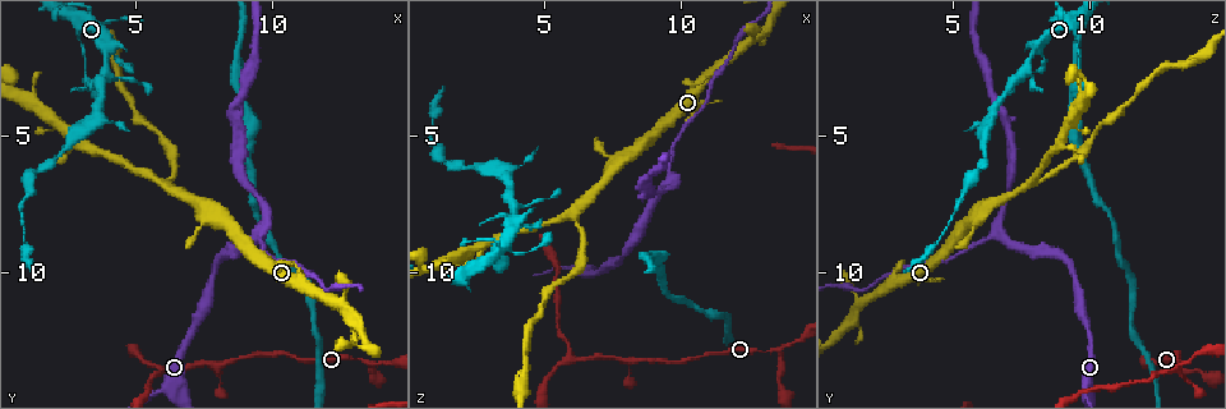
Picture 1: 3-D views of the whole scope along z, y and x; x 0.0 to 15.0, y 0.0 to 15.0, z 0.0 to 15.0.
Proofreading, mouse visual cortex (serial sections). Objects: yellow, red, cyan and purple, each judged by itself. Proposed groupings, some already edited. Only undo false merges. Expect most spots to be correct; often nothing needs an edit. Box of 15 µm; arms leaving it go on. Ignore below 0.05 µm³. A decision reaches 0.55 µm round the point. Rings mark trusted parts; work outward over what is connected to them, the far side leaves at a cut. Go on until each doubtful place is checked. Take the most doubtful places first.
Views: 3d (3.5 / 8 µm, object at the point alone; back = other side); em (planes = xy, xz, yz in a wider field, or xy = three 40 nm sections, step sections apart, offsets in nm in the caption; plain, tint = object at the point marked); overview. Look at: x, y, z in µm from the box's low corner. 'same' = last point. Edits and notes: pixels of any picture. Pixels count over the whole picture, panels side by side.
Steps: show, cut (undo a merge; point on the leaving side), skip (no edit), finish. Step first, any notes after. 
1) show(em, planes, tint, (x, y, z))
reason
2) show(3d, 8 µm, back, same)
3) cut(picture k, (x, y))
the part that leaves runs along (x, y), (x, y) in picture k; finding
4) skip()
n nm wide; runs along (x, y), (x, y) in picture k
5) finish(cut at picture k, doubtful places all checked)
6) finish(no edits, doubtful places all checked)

show(3d, 3.5 µm, (13.5, 13.4, 12.8))
calibre changes

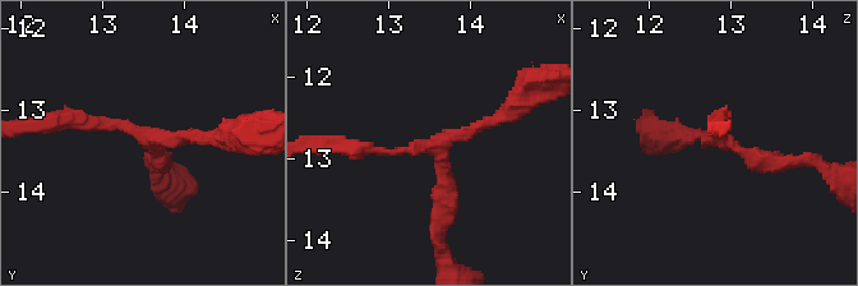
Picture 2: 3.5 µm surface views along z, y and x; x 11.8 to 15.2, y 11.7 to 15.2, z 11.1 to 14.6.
skip()
runs along (355, 151), (441, 153), (437, 220) in picture 2; one cell here

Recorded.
show(3d, 3.5 µm, (8.1, 13.4, 13.3))
thin neck

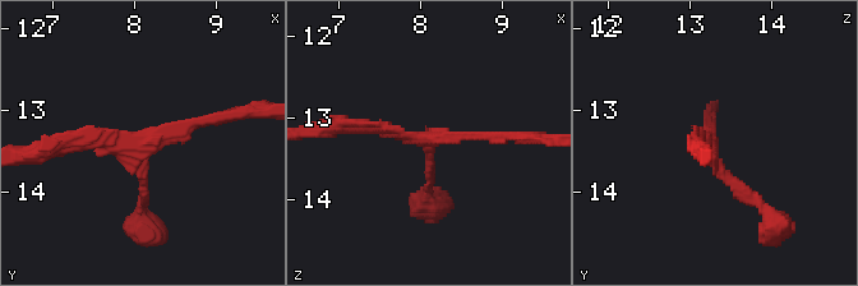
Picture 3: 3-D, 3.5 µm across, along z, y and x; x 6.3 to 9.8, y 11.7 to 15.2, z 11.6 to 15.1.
show(em, xy, step 1, tint, (8.10, 13.40, 13.25))
3 arms; arms of 150, 150, 150 nm; shape alone is not enough

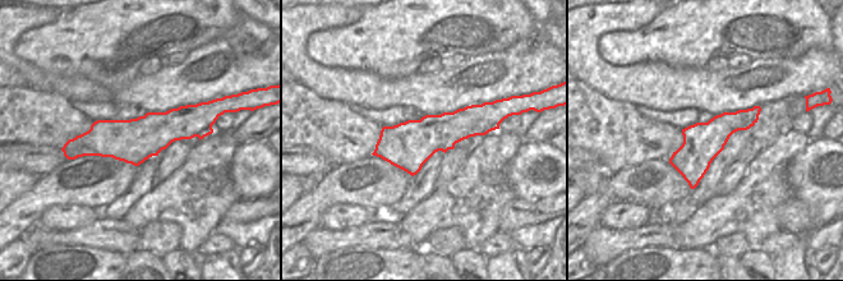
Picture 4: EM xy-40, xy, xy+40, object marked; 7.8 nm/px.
skip()
all the same cell

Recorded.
show(3d, 8 µm, (6.2, 13.5, 13.1))
abrupt turn

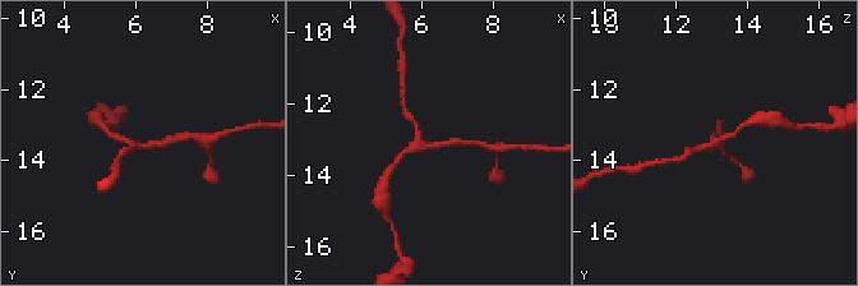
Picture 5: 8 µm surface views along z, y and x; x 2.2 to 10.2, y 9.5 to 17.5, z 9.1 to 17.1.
show(em, xy, step 1, tint, (6.2, 13.6, 13.2))
3 arms; arms of 150, 200, 200 nm

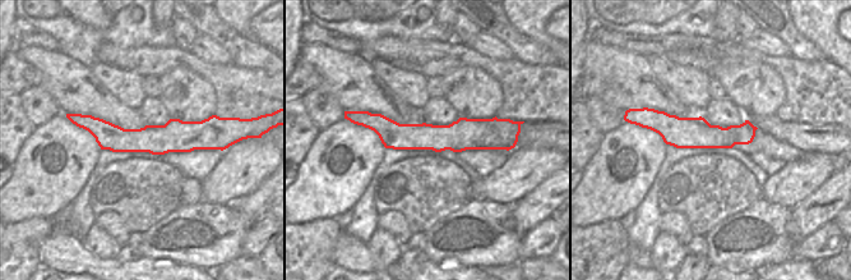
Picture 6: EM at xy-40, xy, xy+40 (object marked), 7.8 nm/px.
skip()
runs along (79, 119), (115, 138), (208, 133) in picture 6; one cell here

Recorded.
show(3d, 8 µm, (6.2, 6.8, 7.7))
three arms meet

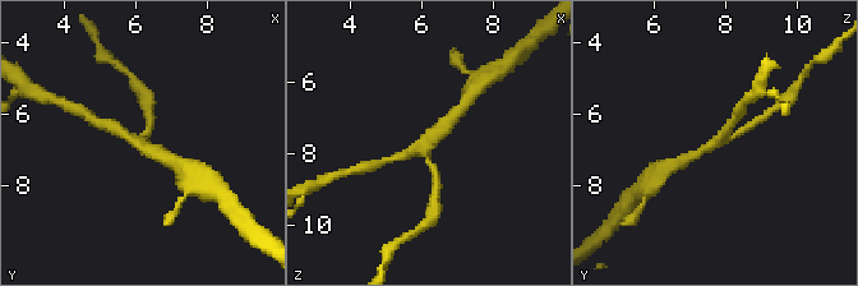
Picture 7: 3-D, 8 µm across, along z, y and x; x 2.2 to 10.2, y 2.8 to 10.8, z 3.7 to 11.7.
show(3d, 3.5 µm, back, (6.1, 6.8, 7.7))

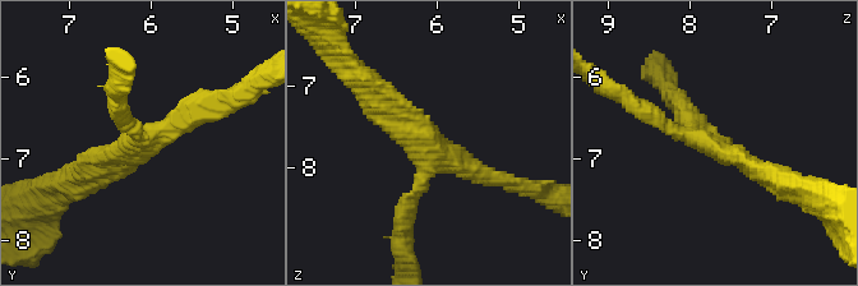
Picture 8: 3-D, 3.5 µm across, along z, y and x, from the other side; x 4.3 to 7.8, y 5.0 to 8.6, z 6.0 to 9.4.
show(em, xy, step 1, tint, (6.15, 6.85, 7.70))
3 arms; arms of 200, 300, 300 nm

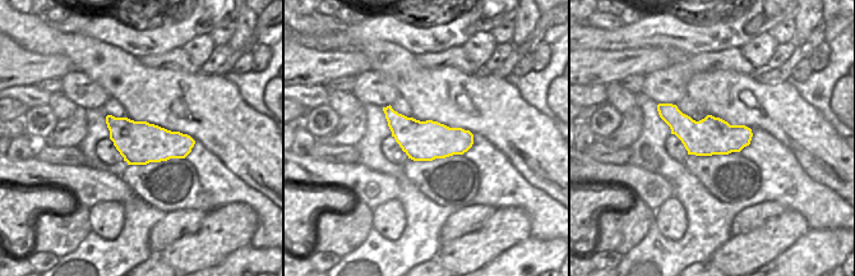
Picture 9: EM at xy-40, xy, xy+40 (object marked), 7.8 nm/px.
skip()
runs along (372, 87), (423, 143), (489, 175) in picture 8; all the same cell

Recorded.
finish(no edits, doubtful places all checked)

